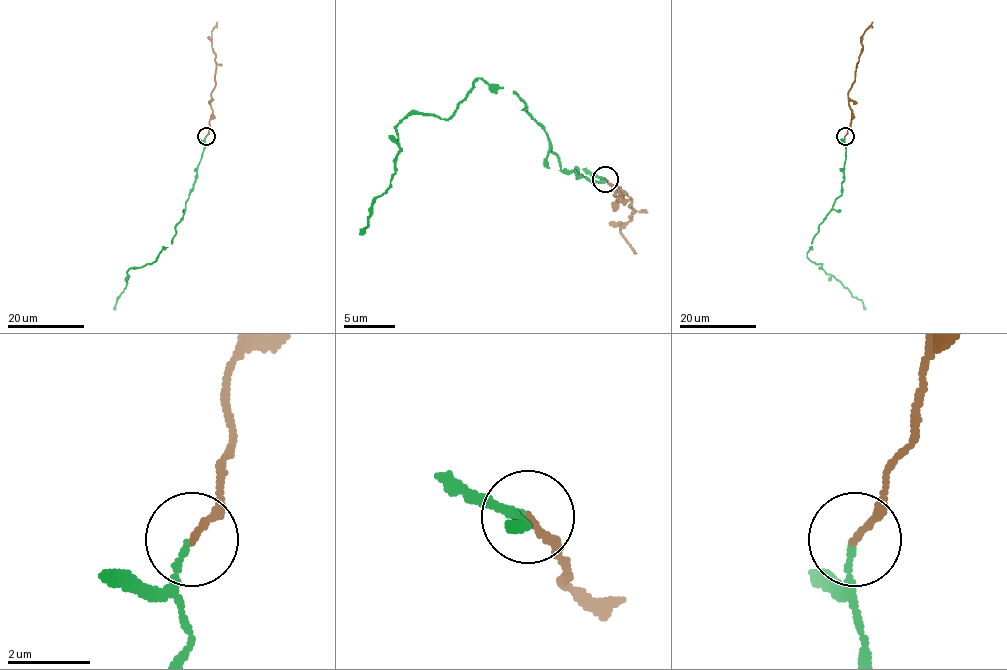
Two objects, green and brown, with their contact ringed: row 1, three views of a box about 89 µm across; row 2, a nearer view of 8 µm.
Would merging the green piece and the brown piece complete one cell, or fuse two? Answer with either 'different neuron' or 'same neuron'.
same neuron

